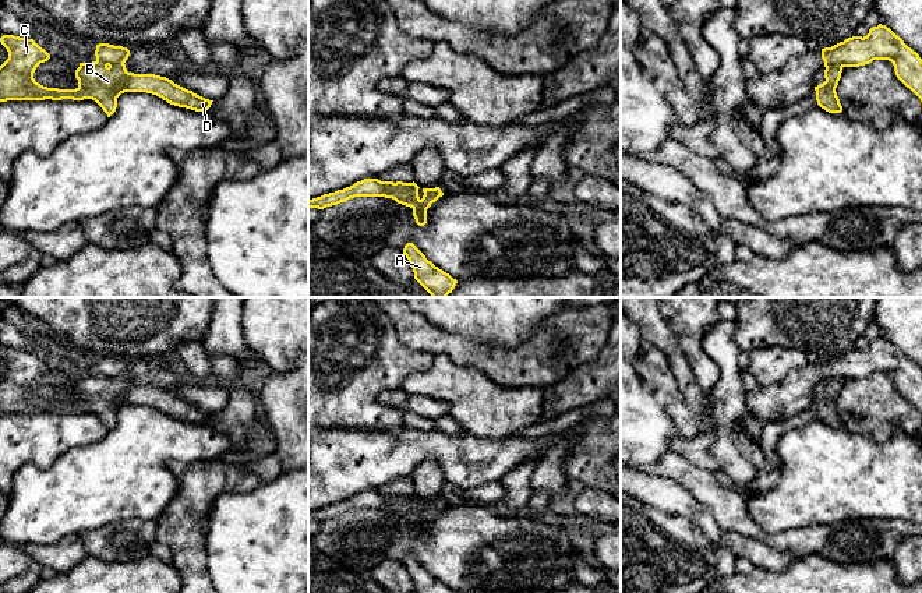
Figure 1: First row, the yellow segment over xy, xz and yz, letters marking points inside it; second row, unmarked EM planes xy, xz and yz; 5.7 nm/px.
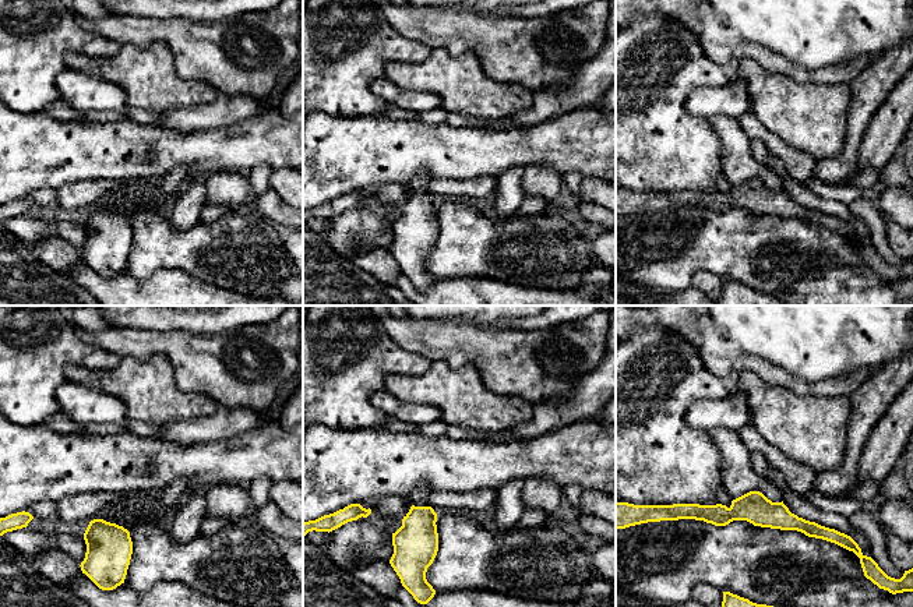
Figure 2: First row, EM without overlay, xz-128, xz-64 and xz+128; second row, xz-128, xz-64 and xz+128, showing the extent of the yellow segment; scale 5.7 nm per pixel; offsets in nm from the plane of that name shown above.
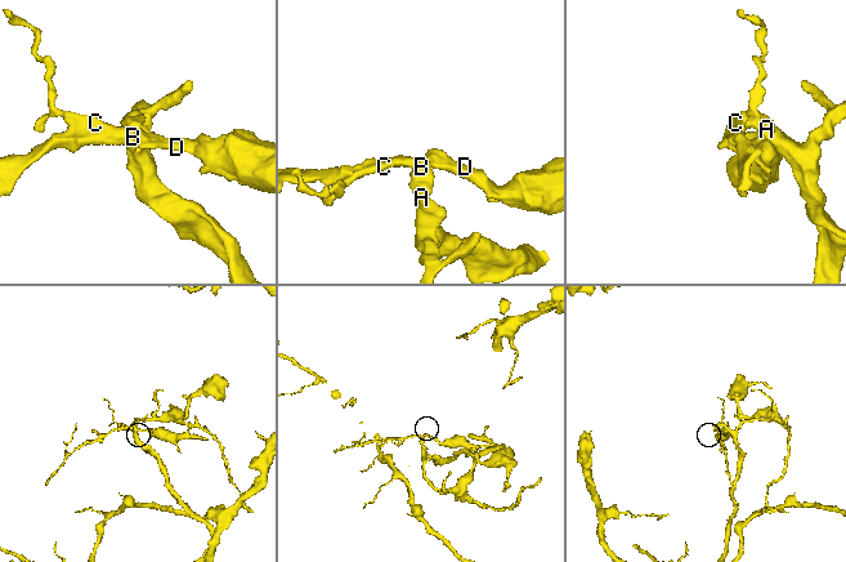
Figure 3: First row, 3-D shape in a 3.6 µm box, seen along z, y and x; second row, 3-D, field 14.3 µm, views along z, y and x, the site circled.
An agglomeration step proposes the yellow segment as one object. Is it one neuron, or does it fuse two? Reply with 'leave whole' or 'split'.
split

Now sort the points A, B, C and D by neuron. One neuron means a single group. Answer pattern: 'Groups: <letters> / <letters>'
Groups: A / B C D

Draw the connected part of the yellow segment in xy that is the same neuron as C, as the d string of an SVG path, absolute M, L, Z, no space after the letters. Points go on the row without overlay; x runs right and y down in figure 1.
M3 347L1 357L8 371L0 378L0 414L7 413L95 413L110 430L117 420L117 410L124 405L146 405L170 417L206 424L213 413L188 403L172 392L155 386L128 385L126 377L107 380L100 374L80 375L75 382L75 402L47 400L35 393L33 385L50 371L33 352Z

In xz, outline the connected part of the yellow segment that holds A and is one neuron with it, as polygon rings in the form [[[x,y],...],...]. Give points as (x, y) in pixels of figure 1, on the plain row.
[[[407,555],[405,558],[403,566],[413,580],[416,593],[456,593],[449,586],[428,573],[413,555]]]

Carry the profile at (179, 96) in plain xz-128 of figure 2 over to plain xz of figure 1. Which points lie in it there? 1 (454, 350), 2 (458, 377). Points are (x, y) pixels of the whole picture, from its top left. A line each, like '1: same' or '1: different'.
1: different
2: same

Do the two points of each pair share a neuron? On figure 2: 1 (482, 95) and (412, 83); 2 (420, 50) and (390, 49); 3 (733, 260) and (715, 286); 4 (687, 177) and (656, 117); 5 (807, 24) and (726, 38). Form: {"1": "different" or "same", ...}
{"1": "same", "2": "same", "3": "different", "4": "same", "5": "different"}

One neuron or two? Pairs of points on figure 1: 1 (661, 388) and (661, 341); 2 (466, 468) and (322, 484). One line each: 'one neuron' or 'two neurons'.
1: two neurons
2: one neuron

